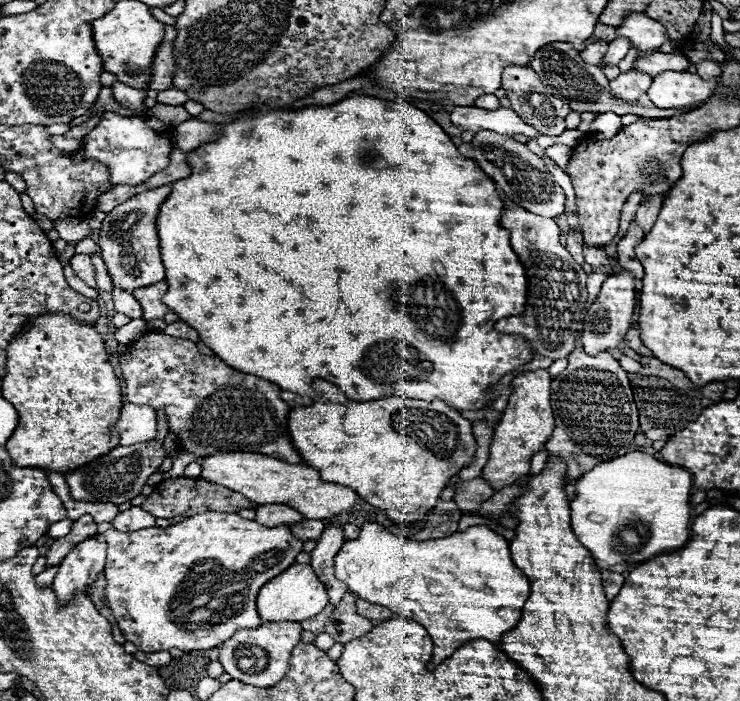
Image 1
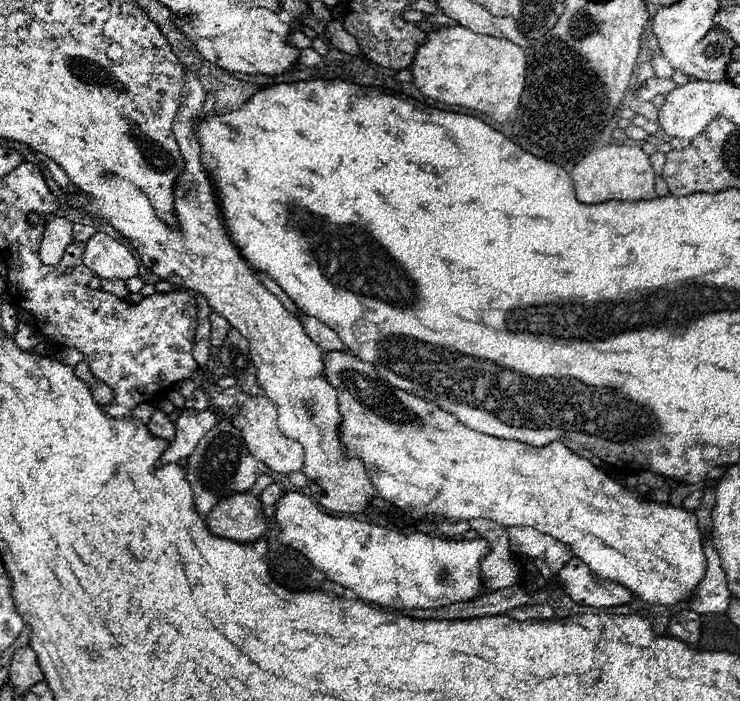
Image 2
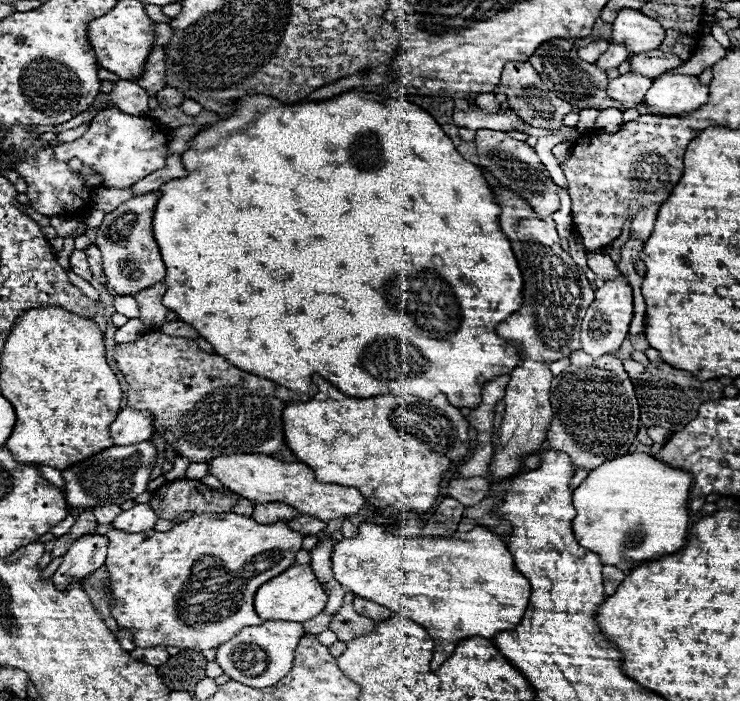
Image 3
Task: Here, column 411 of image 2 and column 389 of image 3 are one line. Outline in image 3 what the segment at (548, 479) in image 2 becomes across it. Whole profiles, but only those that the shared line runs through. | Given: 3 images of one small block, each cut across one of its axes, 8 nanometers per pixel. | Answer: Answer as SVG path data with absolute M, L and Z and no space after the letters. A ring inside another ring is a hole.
M332 384L326 386L326 390L318 392L308 402L286 402L282 410L282 422L286 446L292 450L292 454L316 472L318 482L358 488L366 496L366 500L378 508L396 506L402 510L418 512L430 510L440 494L442 476L448 472L452 464L460 462L470 448L470 424L462 416L462 412L454 408L444 394L438 394L432 400L422 400L410 394L350 398ZM302 420L308 420L308 428L302 428Z

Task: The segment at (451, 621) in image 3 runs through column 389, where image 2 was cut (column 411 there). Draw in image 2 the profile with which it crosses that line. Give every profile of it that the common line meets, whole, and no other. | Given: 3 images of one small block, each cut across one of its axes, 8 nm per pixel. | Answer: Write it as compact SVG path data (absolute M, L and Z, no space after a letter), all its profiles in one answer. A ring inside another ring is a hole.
M286 492L274 506L274 516L270 518L280 528L278 540L294 550L302 552L320 568L332 582L352 590L360 600L374 602L380 606L394 608L442 608L452 602L472 600L472 596L482 594L480 586L480 558L488 554L486 540L460 540L460 542L444 542L440 538L426 536L422 532L414 534L398 534L388 528L370 526L352 518L332 518L320 512L312 500L300 492Z

